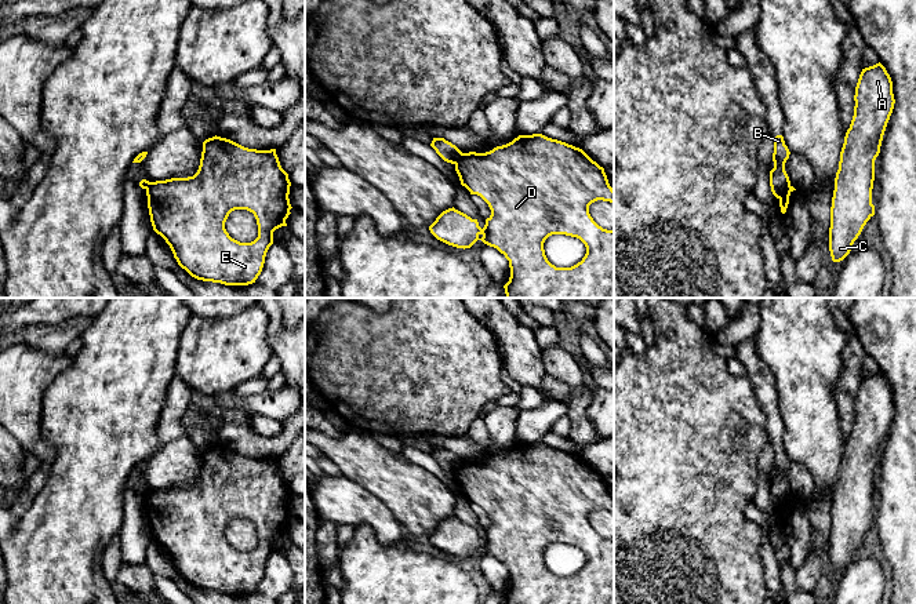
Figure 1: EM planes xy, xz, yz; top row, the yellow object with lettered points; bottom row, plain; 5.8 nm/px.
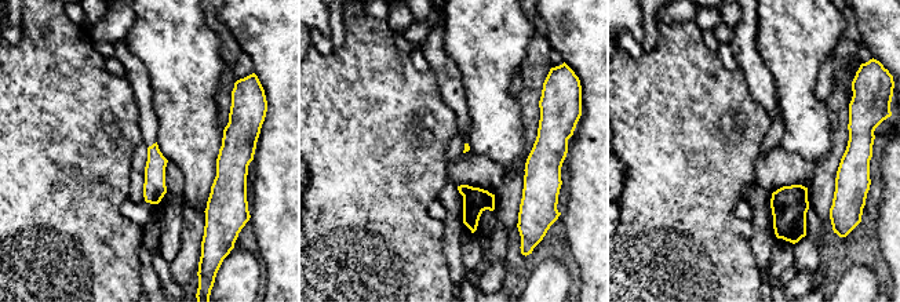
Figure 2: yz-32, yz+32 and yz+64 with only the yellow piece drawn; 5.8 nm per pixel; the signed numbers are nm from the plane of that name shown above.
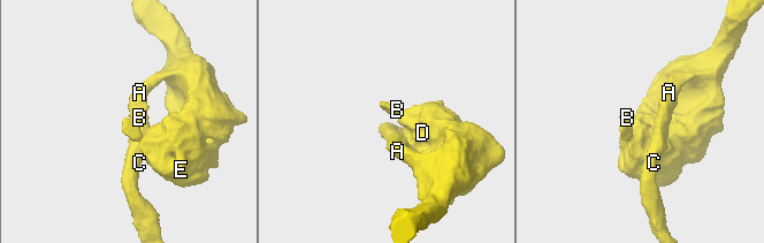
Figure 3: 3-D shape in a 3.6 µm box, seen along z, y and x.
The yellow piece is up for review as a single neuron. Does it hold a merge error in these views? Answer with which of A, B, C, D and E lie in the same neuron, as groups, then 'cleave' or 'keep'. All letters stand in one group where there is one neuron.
groups A C D E / B; cleave

